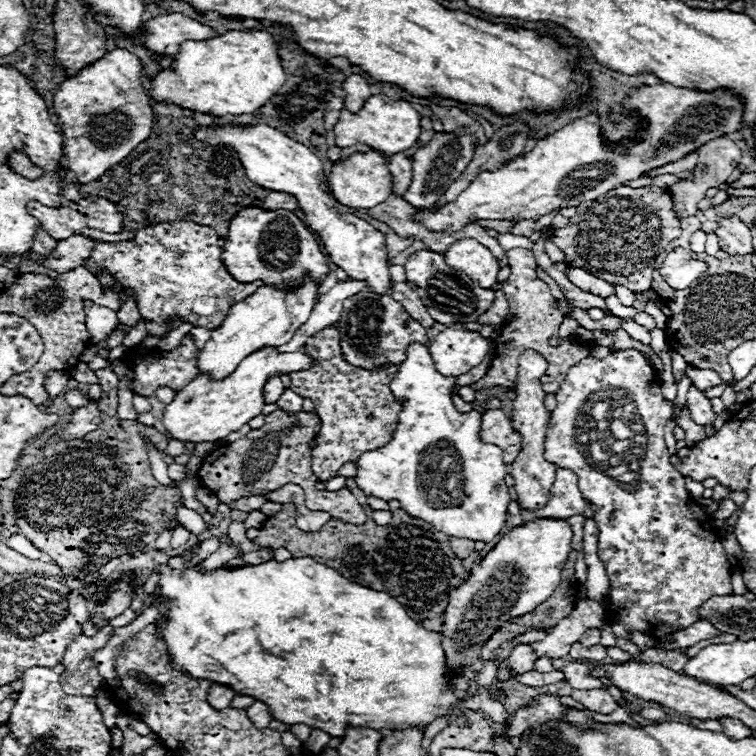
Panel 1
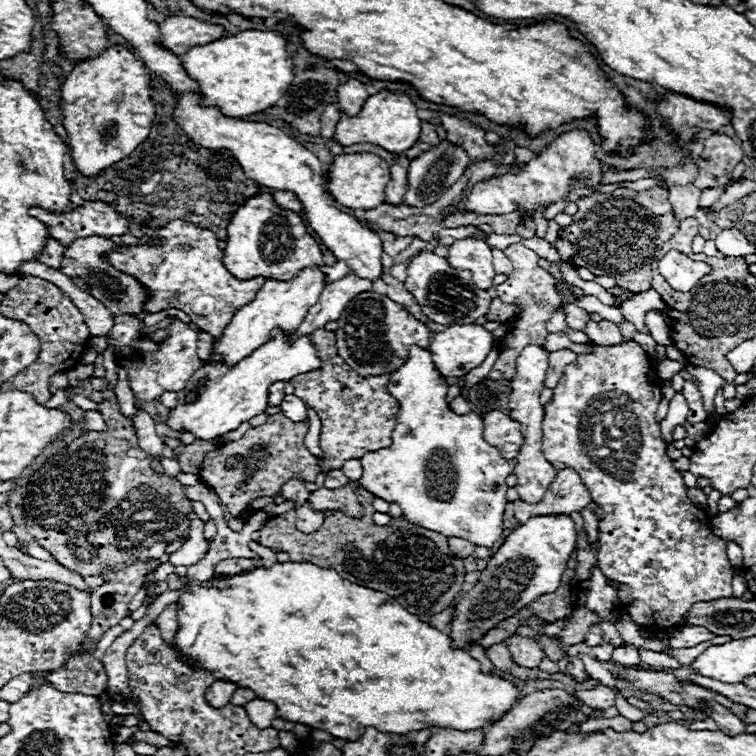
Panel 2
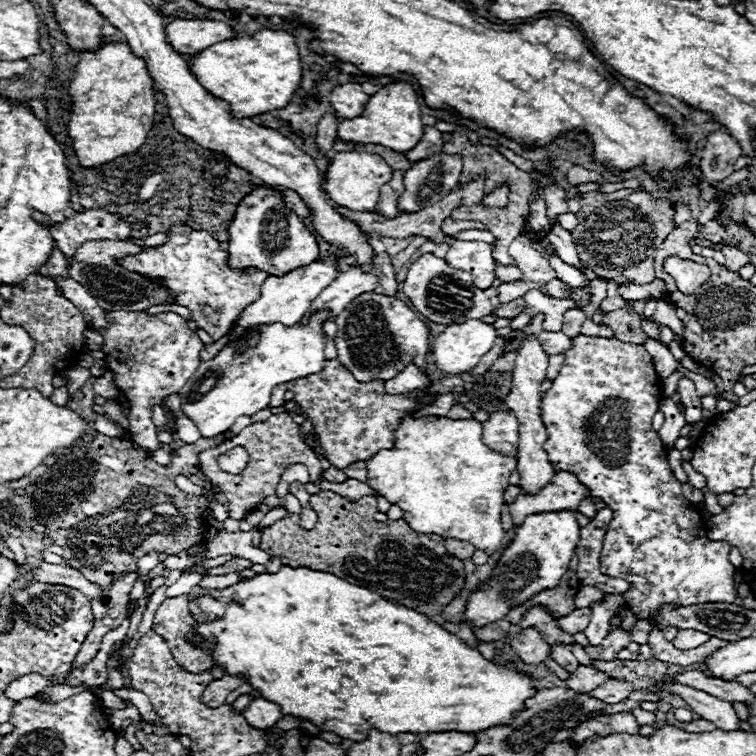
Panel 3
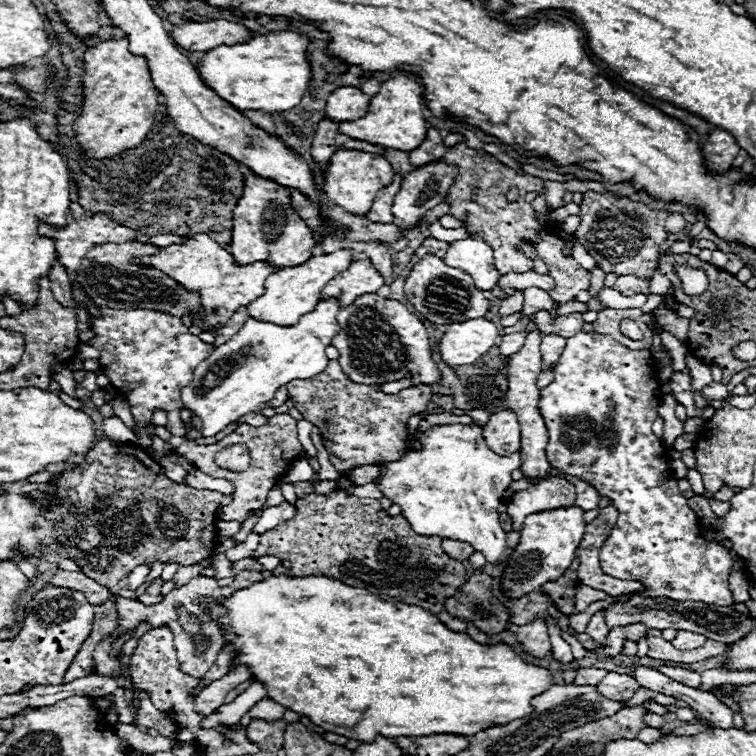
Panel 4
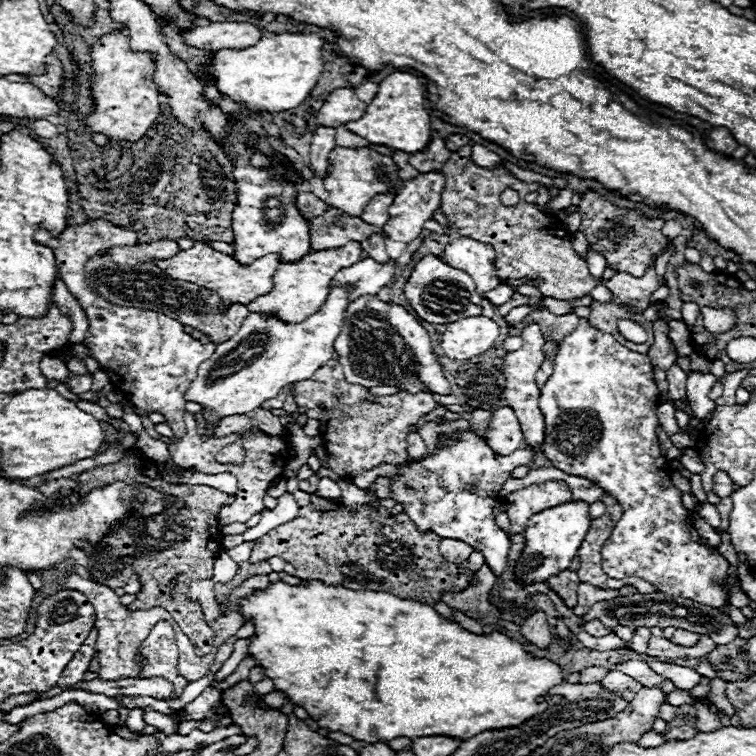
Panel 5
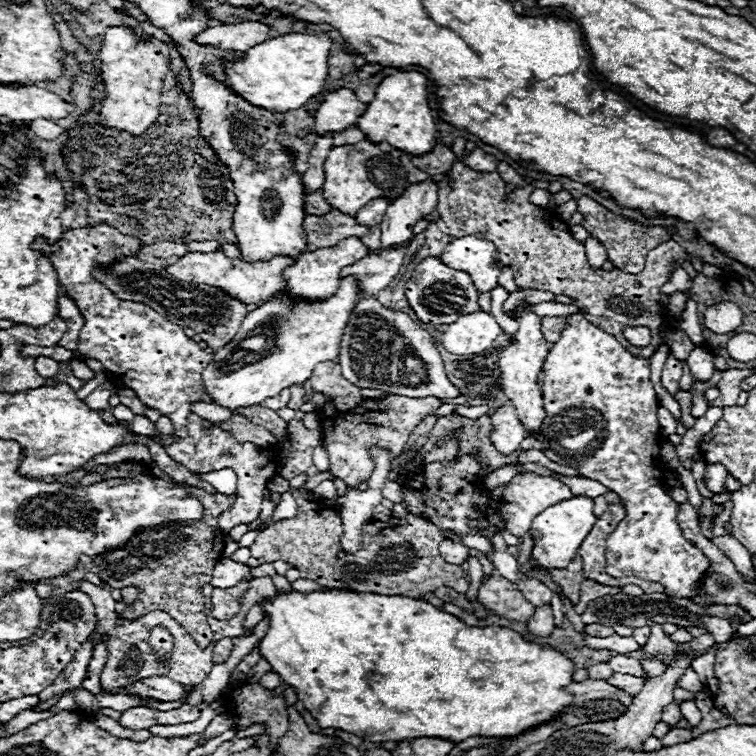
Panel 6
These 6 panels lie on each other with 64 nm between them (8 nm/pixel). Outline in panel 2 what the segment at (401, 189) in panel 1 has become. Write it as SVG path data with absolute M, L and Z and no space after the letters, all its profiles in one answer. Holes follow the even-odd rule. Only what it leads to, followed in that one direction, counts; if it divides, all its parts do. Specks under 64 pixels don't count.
M400 156L394 164L390 164L392 180L390 186L386 186L386 202L390 204L400 204L406 190L408 190L408 164L410 160Z

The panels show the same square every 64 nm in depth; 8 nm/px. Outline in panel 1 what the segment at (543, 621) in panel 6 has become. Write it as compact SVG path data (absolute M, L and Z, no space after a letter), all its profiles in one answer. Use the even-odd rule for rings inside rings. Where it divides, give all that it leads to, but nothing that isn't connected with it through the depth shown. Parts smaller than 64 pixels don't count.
M520 644L510 652L510 658L498 668L496 672L496 680L498 682L506 682L506 680L514 680L516 674L526 674L532 670L534 666L534 654L532 648L528 644Z

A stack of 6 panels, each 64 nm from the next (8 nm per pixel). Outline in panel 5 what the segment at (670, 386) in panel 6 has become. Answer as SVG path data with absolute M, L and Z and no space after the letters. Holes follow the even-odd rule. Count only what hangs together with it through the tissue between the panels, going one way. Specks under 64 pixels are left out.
M674 364L670 370L668 370L668 396L672 400L684 400L686 404L688 402L688 394L686 394L686 380L688 380L688 374L682 372L678 368L678 364Z

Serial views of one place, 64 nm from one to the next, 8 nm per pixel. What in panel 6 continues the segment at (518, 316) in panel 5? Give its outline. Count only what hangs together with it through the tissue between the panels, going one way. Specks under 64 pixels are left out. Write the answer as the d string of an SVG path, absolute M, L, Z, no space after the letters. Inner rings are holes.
M543 302L540 304L529 305L528 309L538 316L567 316L581 312L573 304L562 304L558 302Z

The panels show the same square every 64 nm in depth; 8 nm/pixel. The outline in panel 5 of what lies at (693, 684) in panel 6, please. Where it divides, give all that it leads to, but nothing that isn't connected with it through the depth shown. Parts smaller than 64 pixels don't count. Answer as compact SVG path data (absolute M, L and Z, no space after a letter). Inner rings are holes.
M650 662L650 668L664 676L664 678L670 678L678 688L682 690L690 690L694 688L700 682L701 676L692 670L692 668L684 668L684 666L674 666L674 664L666 664L666 662Z

